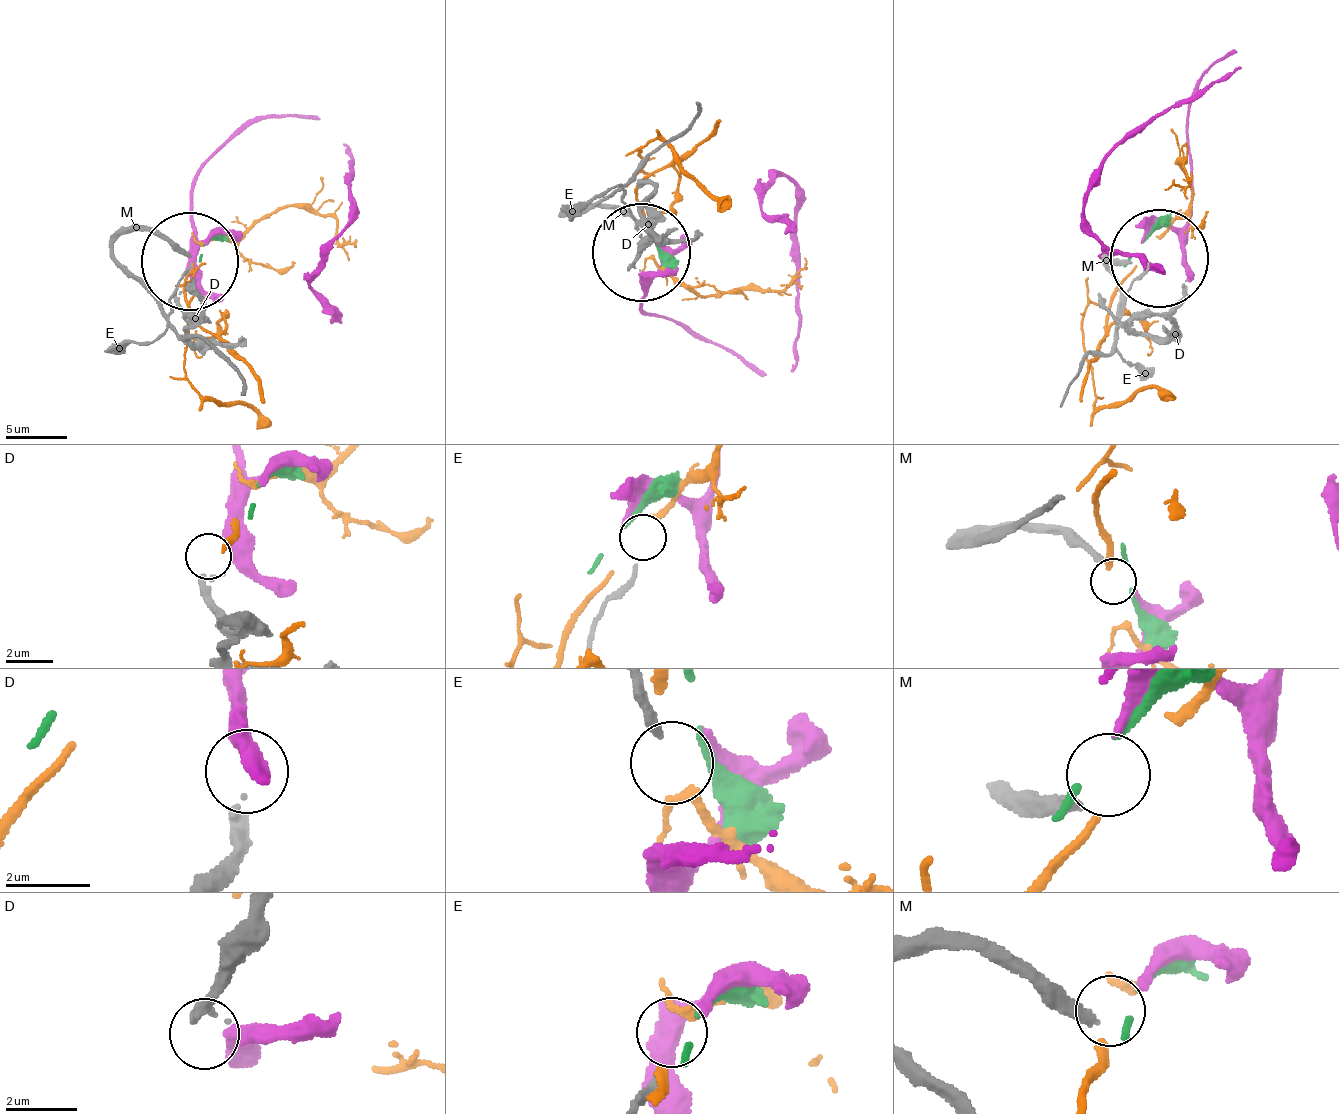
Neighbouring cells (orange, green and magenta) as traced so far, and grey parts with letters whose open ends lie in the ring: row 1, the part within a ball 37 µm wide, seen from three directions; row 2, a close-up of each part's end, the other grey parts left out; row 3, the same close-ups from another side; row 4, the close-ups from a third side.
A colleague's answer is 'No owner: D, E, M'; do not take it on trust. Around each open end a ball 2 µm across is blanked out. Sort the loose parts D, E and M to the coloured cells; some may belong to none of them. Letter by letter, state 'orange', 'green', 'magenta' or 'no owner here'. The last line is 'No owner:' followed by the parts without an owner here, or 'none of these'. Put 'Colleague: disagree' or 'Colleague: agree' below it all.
D: no owner here
E: no owner here
M: no owner here
No owner: D, E, M
Colleague: agree

